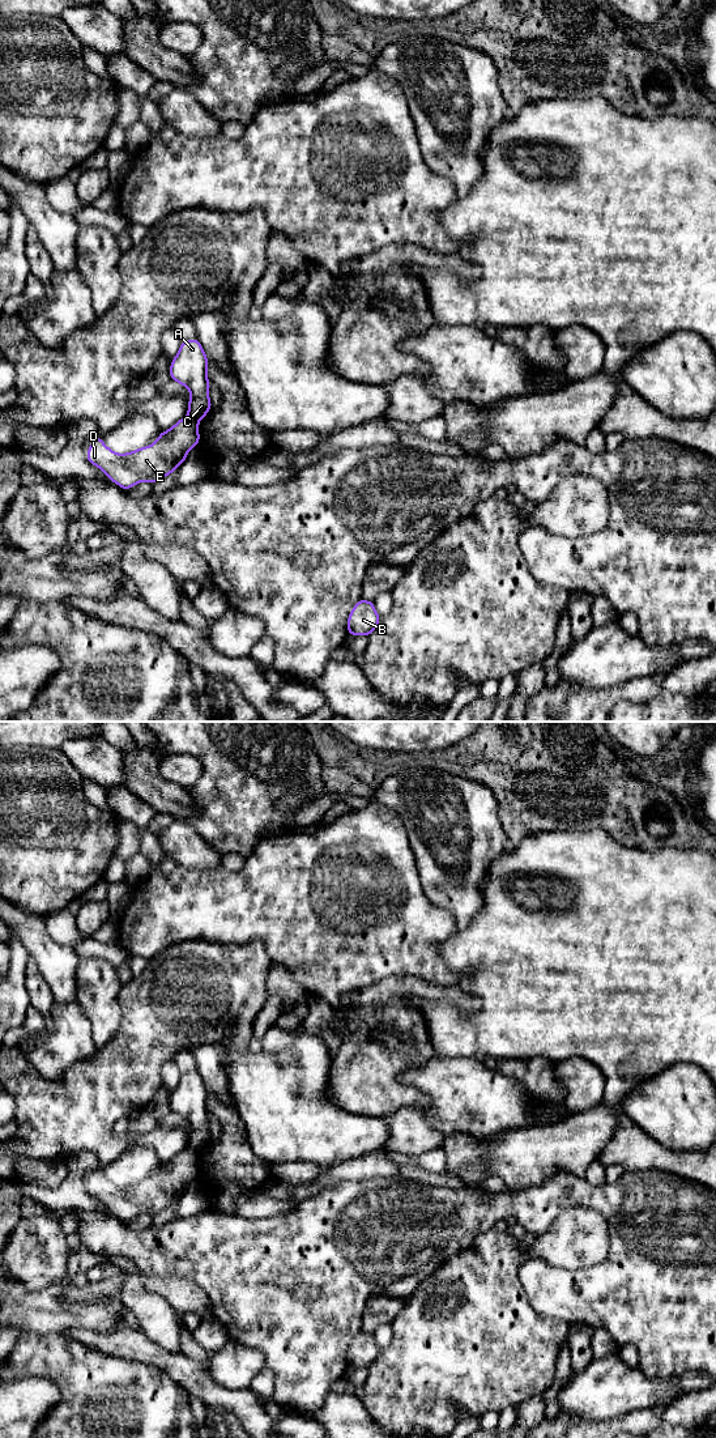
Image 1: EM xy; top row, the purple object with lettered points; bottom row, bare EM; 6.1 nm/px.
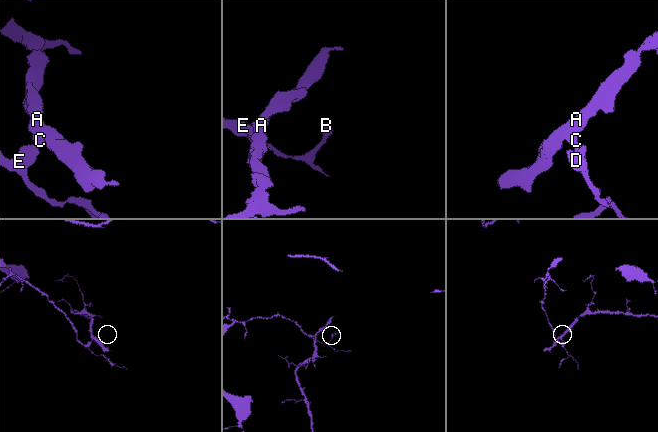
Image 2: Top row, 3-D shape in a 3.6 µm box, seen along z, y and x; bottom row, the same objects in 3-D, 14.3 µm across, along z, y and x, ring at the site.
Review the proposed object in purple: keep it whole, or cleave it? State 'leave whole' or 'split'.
split

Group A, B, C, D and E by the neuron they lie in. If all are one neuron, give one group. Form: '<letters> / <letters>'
A C / B D E

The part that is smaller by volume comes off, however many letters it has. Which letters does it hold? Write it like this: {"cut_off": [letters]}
{"cut_off": ["A", "C"]}

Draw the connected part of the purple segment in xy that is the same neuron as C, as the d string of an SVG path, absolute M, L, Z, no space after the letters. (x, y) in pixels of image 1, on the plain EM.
M197 1071L182 1073L170 1097L170 1110L188 1120L188 1148L200 1154L213 1137L209 1132L208 1089Z

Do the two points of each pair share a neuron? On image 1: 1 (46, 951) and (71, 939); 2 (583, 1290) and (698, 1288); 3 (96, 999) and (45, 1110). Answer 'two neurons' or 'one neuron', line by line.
1: two neurons
2: one neuron
3: two neurons

